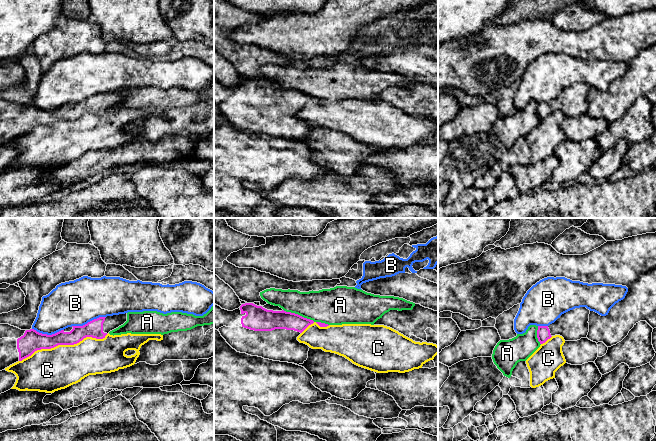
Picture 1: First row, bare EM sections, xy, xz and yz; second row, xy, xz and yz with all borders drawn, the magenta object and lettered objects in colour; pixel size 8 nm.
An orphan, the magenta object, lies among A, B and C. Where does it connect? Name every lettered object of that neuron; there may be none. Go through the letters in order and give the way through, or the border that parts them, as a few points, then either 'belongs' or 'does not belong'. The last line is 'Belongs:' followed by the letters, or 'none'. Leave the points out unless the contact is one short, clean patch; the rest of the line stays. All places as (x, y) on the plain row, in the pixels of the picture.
A: does not belong
B: does not belong
C: does not belong
Belongs: none

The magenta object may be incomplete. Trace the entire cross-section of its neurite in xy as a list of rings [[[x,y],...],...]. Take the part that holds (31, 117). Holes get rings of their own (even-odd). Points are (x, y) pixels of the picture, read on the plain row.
[[[127,89],[99,93],[83,102],[72,102],[47,111],[34,105],[21,106],[9,100],[0,100],[0,147],[31,132],[35,127],[58,121],[74,121],[86,113],[103,115],[112,106],[127,97]]]

